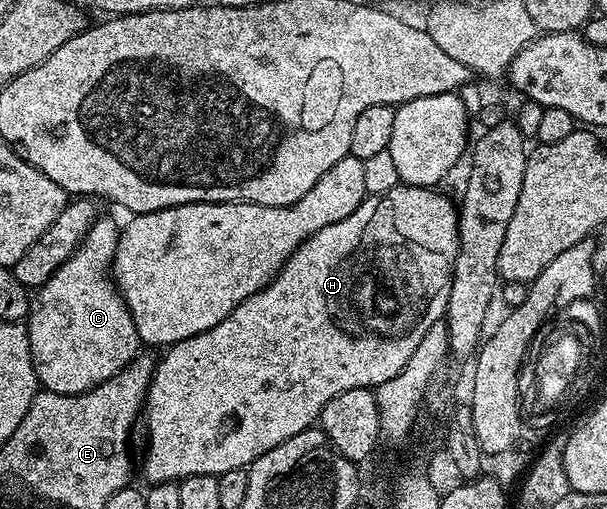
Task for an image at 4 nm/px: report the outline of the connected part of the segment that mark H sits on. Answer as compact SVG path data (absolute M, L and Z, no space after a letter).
M399 183L383 193L367 196L366 200L360 203L360 207L356 207L356 211L352 211L352 215L348 215L348 219L340 219L340 223L332 223L328 227L321 229L320 232L313 233L307 241L302 241L298 250L282 265L282 269L275 275L274 280L263 287L256 295L244 299L244 303L240 303L240 307L233 309L223 321L216 323L216 327L212 327L208 331L204 331L192 339L184 339L180 343L169 346L169 348L163 352L166 354L164 354L162 358L160 356L157 358L154 367L154 377L150 381L150 389L146 392L146 404L144 406L144 425L146 421L146 458L143 459L142 465L140 461L140 473L142 469L143 475L148 479L147 482L156 485L164 483L165 481L178 483L181 482L183 477L191 477L192 475L212 475L213 477L217 477L218 474L224 471L246 469L256 459L260 459L260 455L272 451L272 447L280 447L280 443L284 443L284 439L292 439L292 435L300 435L300 431L311 428L311 426L321 418L327 403L336 395L340 395L344 391L352 391L353 389L377 390L378 386L388 383L388 379L400 375L404 363L408 363L408 359L412 357L412 351L416 351L416 347L420 347L420 339L424 339L428 335L430 328L439 324L439 322L445 318L446 308L448 307L452 271L454 270L454 260L456 259L456 251L458 250L458 209L456 208L455 202L453 205L444 194L437 193L438 191L439 190L434 187L403 185Z

